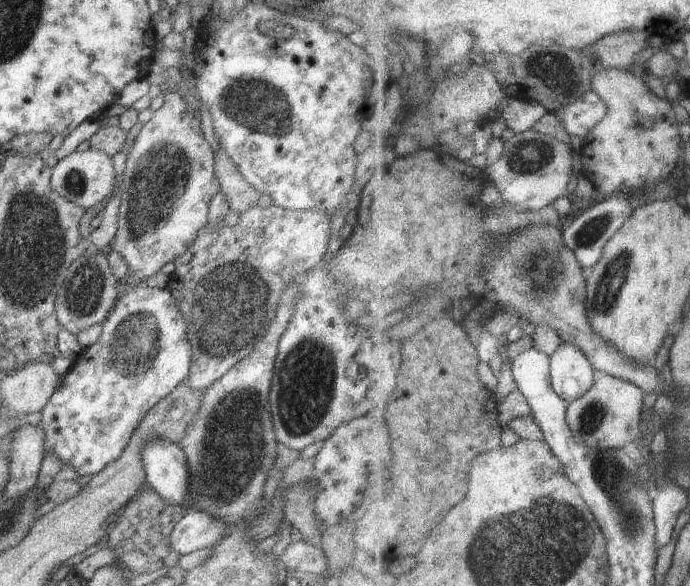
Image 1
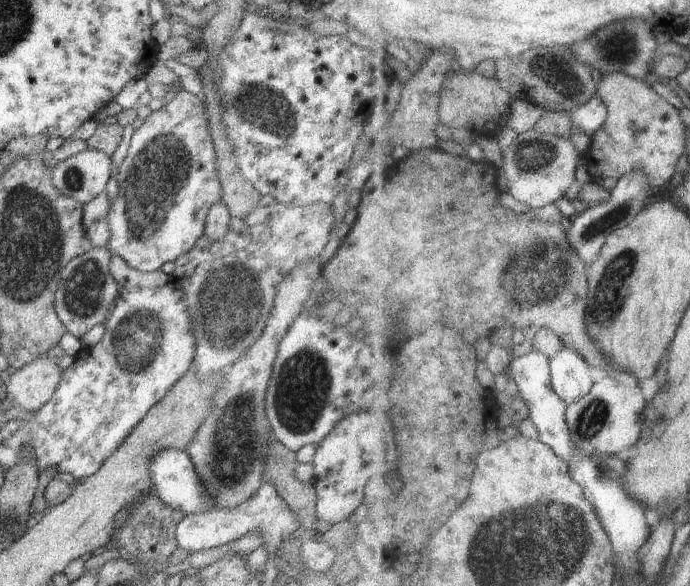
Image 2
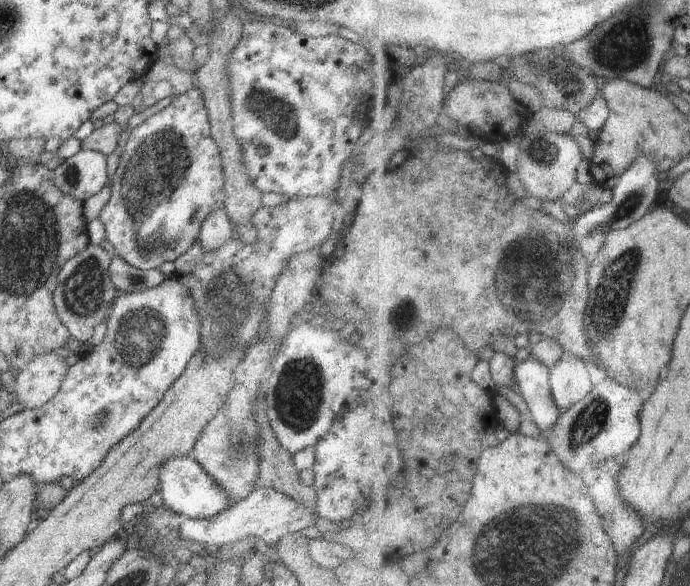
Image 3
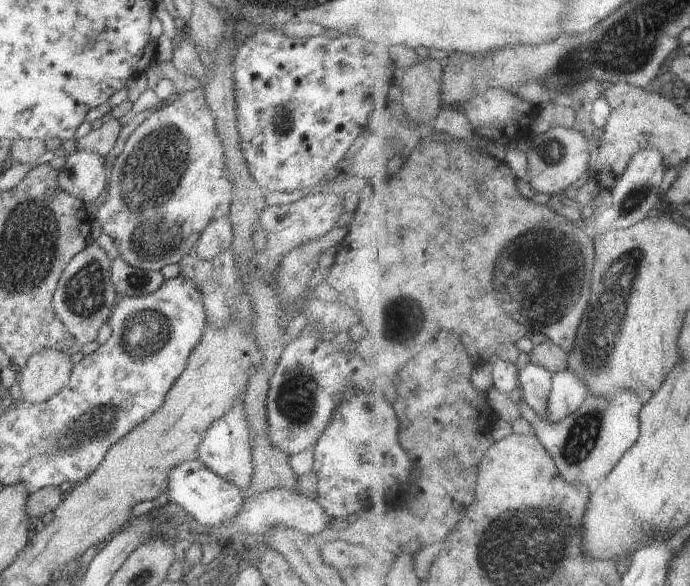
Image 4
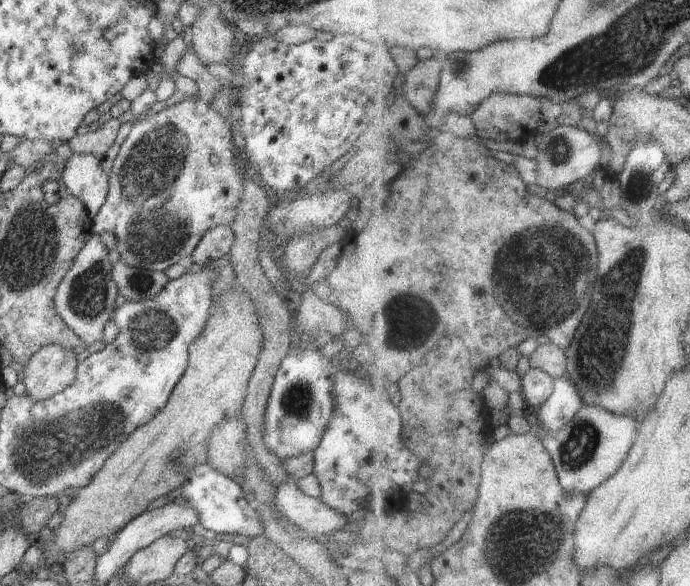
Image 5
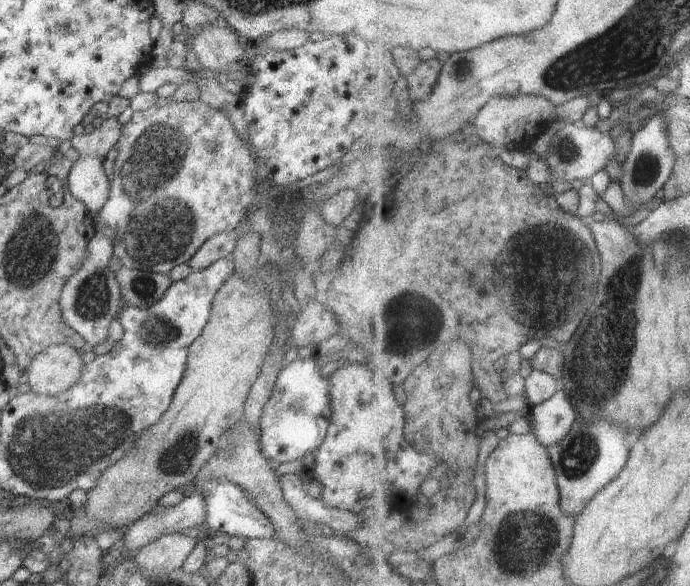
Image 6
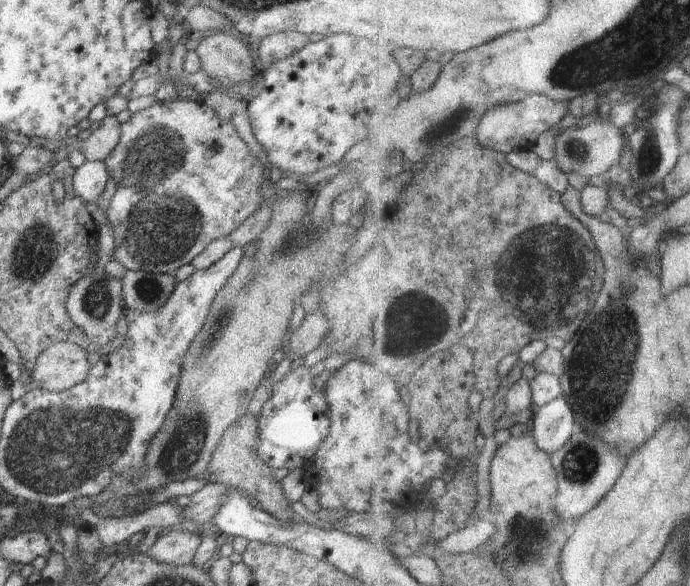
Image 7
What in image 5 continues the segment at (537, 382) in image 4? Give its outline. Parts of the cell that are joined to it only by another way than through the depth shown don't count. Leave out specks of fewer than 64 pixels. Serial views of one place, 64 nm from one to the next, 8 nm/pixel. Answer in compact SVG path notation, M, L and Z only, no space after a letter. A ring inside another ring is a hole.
M531 367L523 376L523 384L524 400L534 408L544 406L556 390L556 379L541 368Z

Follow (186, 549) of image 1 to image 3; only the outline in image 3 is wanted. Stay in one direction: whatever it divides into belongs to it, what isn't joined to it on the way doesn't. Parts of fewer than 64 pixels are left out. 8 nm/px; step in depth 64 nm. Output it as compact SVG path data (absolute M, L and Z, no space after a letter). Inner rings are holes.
M263 486L252 491L251 495L246 496L244 500L226 508L224 512L216 514L214 518L183 519L180 525L180 536L185 545L199 551L210 549L211 546L230 545L248 536L262 539L268 546L274 547L278 544L276 540L282 538L284 534L301 533L302 530L308 530L311 527L316 529L318 519L317 512L310 512L310 508L306 508L304 504L294 502L292 498L288 498L286 494L278 492L276 489Z

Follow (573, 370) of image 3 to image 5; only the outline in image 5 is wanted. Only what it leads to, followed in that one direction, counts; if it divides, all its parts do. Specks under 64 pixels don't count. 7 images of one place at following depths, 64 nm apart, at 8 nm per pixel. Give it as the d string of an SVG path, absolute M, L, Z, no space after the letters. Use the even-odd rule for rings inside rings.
M566 377L557 378L554 394L538 410L544 424L544 436L556 436L562 432L578 416L583 406L584 400L576 384Z

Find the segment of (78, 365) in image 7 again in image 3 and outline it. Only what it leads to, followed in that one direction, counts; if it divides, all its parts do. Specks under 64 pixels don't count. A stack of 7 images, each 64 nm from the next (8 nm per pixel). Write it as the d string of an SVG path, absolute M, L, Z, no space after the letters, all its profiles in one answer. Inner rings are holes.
M64 352L36 354L23 369L14 371L15 381L9 389L15 406L40 408L52 400L70 368L64 359Z

